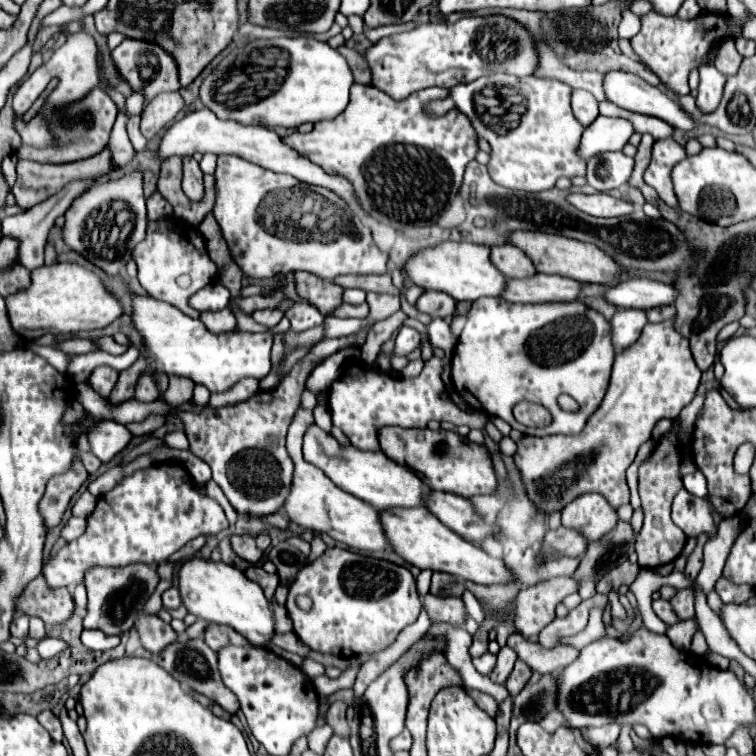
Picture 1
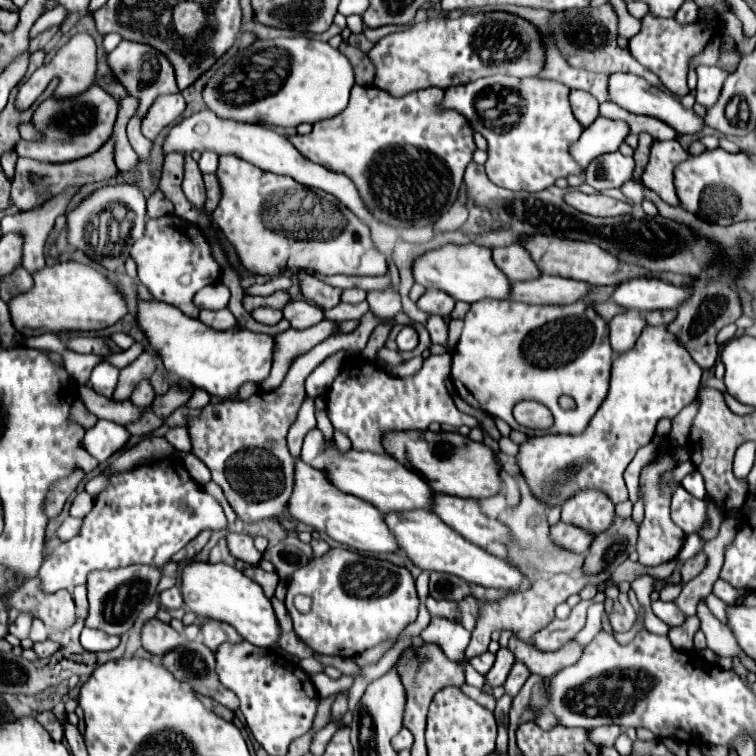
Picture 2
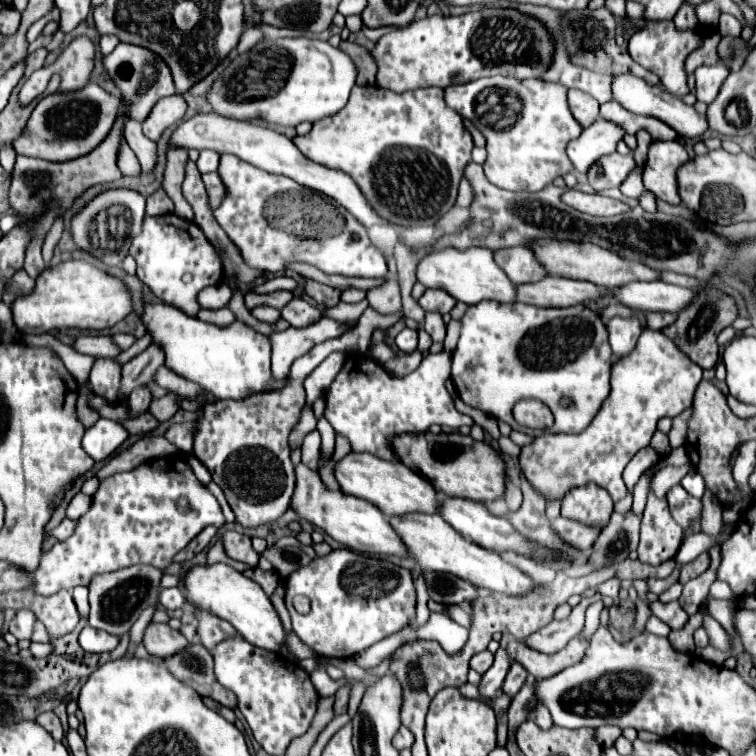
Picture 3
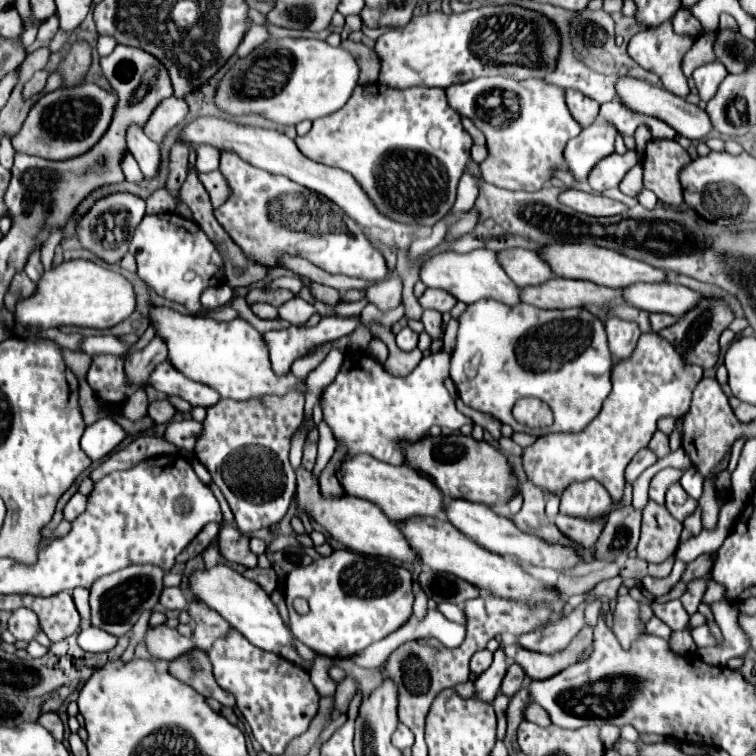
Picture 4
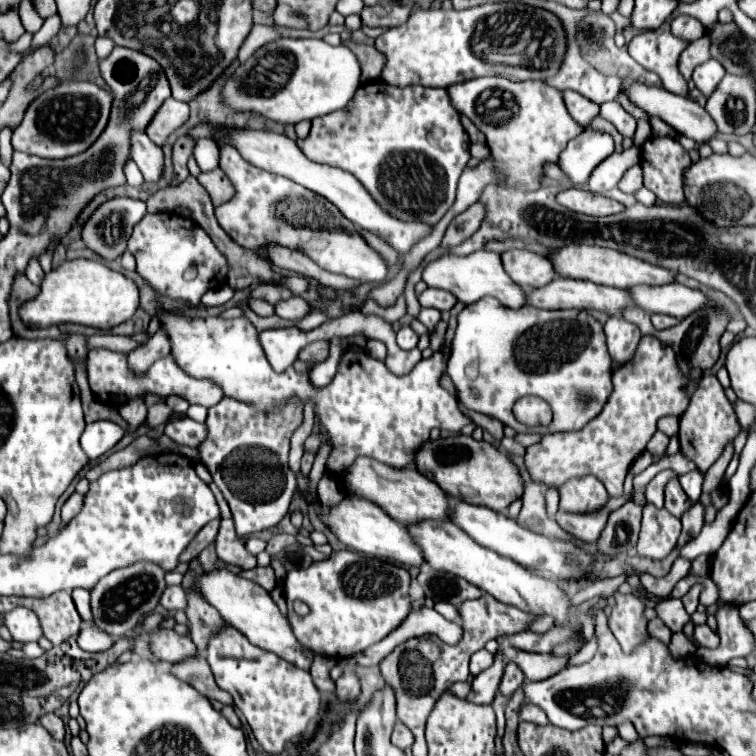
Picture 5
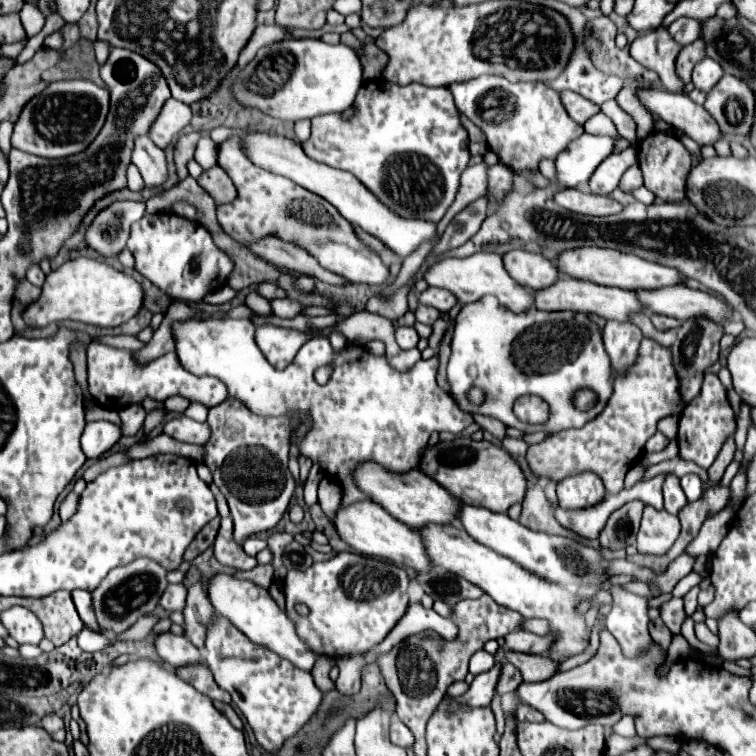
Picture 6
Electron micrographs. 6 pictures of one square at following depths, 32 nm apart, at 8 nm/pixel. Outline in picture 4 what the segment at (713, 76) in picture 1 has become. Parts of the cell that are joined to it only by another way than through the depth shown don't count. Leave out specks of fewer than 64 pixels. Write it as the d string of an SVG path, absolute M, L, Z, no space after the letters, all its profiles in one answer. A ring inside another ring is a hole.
M712 62L712 64L704 64L704 66L696 68L694 80L696 80L698 98L704 102L710 102L718 90L720 82L726 78L726 74L728 74L728 70L720 62Z

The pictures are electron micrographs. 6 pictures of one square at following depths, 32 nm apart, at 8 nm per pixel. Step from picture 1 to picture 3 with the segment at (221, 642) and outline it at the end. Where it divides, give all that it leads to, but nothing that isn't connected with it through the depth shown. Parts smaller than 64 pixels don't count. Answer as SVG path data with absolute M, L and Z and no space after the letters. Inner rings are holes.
M194 612L194 614L198 620L200 644L204 644L208 650L212 650L218 642L236 636L236 630L226 620L220 620L208 612Z

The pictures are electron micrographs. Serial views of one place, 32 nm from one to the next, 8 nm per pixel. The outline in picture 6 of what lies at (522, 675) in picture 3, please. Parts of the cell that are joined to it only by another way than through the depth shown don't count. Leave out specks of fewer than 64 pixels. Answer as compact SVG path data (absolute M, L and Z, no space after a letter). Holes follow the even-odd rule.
M504 662L502 666L502 676L498 680L498 694L508 694L508 692L516 692L516 688L522 684L522 674L518 668L514 668L514 664Z

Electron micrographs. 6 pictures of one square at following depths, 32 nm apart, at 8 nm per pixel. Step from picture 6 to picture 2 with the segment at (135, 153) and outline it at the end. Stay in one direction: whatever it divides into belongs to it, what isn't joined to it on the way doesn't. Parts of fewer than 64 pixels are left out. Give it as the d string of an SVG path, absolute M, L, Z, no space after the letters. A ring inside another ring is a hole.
M136 116L130 118L130 122L128 122L128 140L130 140L130 144L132 144L132 148L136 150L138 156L146 158L150 154L152 142L142 136L142 132L140 132L140 120Z

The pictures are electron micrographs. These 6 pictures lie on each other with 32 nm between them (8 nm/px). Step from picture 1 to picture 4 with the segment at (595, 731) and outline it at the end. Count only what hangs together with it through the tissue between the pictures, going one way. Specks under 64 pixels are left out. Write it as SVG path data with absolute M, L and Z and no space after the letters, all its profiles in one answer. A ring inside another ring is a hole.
M602 726L600 728L600 740L606 749L610 748L620 738L620 728L616 726Z

